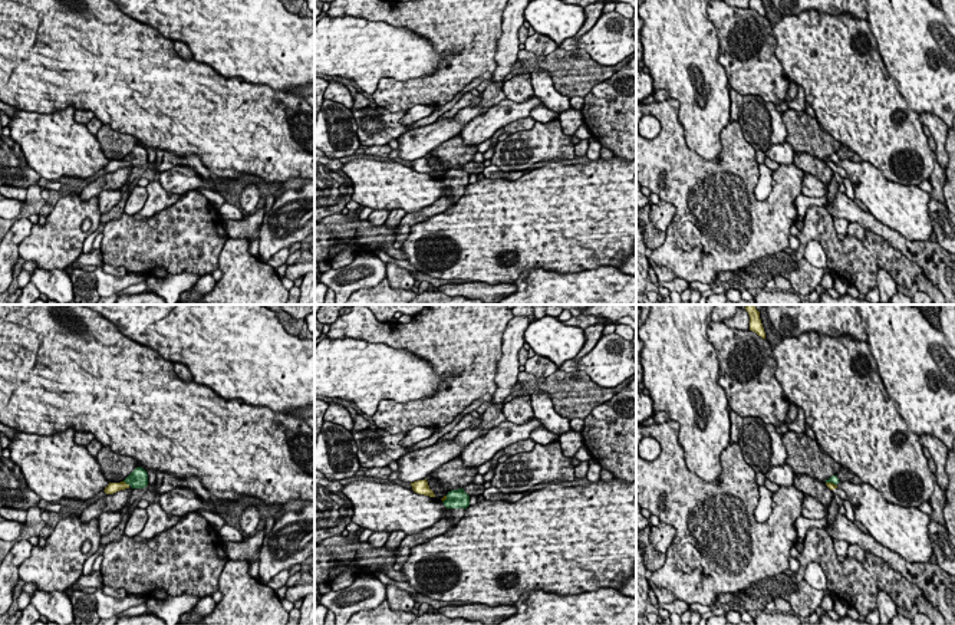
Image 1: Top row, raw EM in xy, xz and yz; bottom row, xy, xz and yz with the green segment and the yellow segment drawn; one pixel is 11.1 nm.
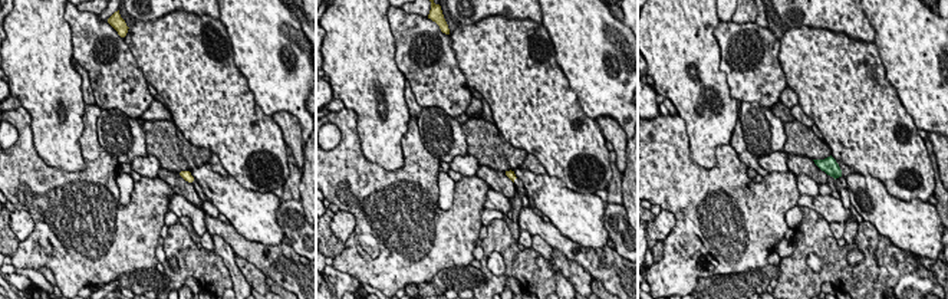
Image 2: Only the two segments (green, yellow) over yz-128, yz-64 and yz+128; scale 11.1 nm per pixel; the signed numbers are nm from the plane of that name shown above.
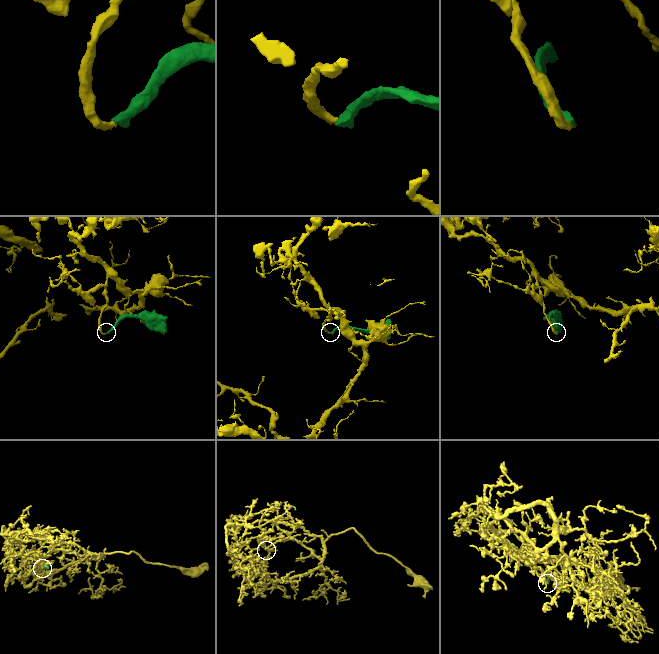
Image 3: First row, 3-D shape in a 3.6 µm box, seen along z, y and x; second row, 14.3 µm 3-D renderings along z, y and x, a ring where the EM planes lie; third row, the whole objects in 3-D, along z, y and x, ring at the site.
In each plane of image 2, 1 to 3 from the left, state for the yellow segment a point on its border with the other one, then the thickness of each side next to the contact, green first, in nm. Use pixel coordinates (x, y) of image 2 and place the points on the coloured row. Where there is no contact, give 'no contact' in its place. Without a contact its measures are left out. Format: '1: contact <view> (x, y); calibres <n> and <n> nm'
1: no contact
2: no contact
3: no contact

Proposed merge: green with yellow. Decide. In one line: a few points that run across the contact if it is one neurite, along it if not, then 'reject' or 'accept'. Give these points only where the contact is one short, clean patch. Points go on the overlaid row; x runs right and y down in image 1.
line xy (124, 480), (129, 484); reject

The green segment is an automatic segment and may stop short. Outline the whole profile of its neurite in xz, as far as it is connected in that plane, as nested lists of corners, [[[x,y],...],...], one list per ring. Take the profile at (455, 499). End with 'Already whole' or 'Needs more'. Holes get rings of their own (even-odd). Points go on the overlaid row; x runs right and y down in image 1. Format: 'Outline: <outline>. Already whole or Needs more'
Outline: [[[464,489],[451,490],[448,491],[447,499],[442,503],[451,511],[452,517],[442,517],[432,527],[425,529],[418,534],[406,536],[398,549],[396,563],[393,566],[395,569],[401,570],[404,563],[408,560],[412,547],[445,533],[454,524],[457,524],[458,520],[462,519],[464,510],[470,506],[470,496],[464,491]]]. Needs more

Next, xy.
Outline: [[[136,467],[124,481],[132,489],[144,489],[148,486],[148,474],[142,467]]]. Already whole

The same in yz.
Outline: [[[842,468],[836,476],[831,476],[826,483],[839,484],[840,481],[850,481],[853,484],[863,484],[862,480],[846,468]]]. Needs more

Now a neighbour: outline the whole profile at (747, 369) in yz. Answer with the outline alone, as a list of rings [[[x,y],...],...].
[[[712,320],[707,336],[717,351],[718,384],[730,408],[742,418],[755,417],[775,428],[786,422],[790,401],[775,378],[777,362],[768,341],[750,329],[731,329]]]

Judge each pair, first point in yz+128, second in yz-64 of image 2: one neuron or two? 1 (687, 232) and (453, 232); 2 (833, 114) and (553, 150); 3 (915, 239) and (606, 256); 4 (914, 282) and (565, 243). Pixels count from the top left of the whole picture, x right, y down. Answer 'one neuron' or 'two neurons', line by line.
1: one neuron
2: one neuron
3: two neurons
4: two neurons

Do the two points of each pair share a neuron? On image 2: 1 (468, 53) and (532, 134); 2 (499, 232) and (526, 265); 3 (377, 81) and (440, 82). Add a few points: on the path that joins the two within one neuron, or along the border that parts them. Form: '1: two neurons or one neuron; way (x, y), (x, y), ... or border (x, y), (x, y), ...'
1: one neuron; way (489, 74), (529, 114)
2: one neuron; way (502, 240), (517, 256)
3: two neurons; border (397, 46), (395, 65), (407, 79)

